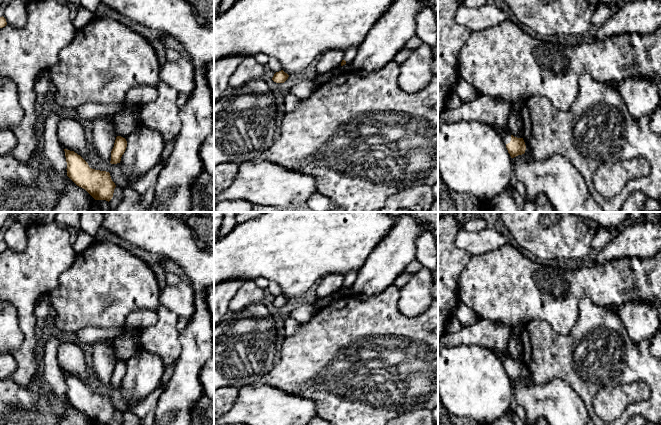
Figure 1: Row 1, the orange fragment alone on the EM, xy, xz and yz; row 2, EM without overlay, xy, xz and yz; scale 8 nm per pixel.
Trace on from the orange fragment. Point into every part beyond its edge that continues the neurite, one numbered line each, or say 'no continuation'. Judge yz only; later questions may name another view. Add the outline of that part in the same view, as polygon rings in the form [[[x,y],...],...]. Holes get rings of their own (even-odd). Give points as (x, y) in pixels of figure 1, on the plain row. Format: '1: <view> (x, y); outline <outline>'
1: yz (506, 360); outline [[[492,351],[501,361],[505,368],[510,367],[511,365],[511,357],[510,356],[504,356],[500,352]]]

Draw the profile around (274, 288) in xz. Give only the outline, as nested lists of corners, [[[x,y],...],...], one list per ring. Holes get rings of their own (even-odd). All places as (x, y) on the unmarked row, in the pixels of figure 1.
[[[269,281],[269,285],[267,287],[267,290],[274,296],[279,296],[282,294],[282,289],[280,285],[275,281]]]

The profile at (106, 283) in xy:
[[[107,241],[90,244],[77,254],[72,266],[59,277],[59,285],[49,293],[55,310],[56,327],[75,333],[84,327],[120,328],[135,311],[152,310],[161,306],[161,289],[151,268],[128,249]]]

